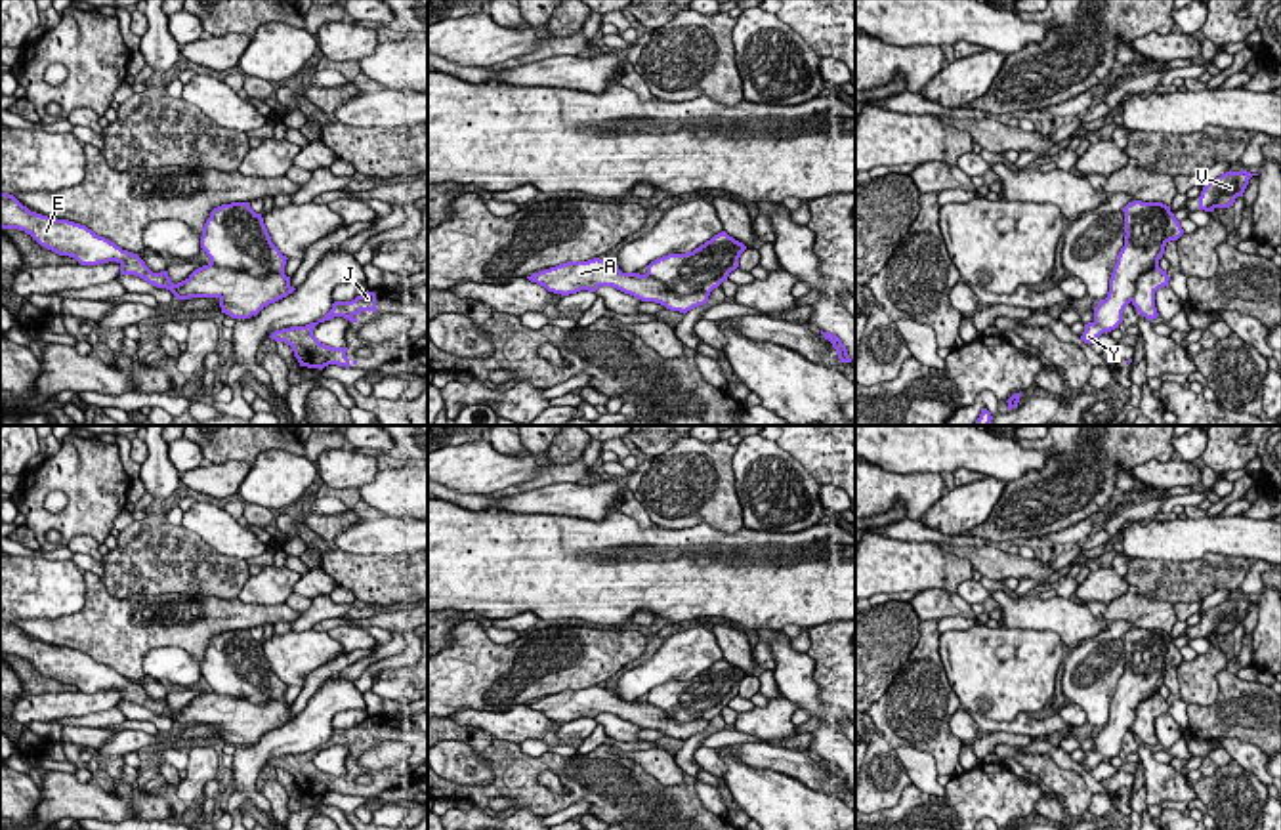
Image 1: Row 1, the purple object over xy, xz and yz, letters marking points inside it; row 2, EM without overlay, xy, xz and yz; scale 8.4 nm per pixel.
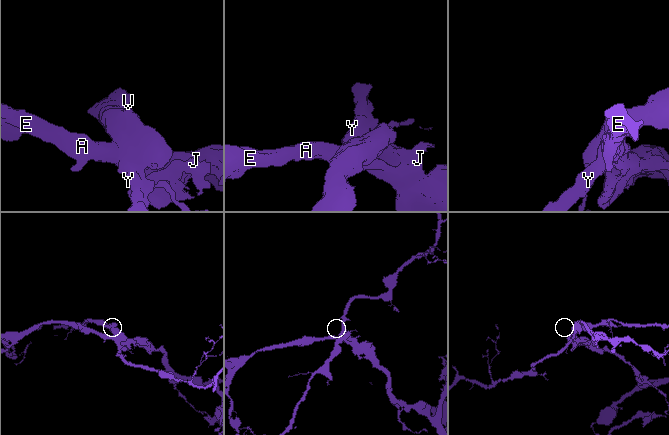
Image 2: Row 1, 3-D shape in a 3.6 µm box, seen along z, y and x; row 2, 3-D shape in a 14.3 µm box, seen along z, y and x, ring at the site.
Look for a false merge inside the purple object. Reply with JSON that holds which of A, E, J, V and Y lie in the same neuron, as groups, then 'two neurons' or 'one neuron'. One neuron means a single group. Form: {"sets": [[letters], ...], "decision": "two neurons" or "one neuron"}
{"sets": [["A", "E", "J"], ["V", "Y"]], "decision": "two neurons"}

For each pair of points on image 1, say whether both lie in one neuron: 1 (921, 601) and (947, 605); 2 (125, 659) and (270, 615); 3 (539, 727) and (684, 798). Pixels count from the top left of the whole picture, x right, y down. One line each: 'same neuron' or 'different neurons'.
1: same neuron
2: same neuron
3: different neurons

